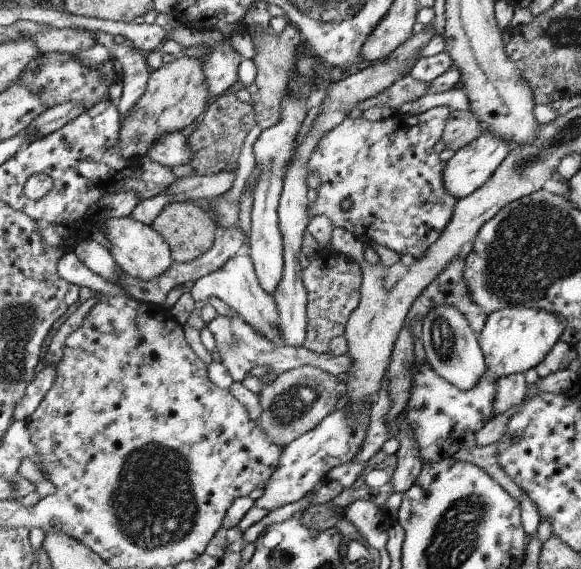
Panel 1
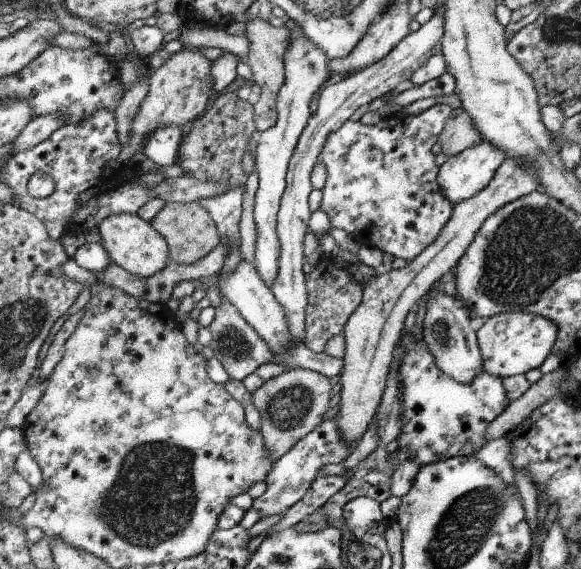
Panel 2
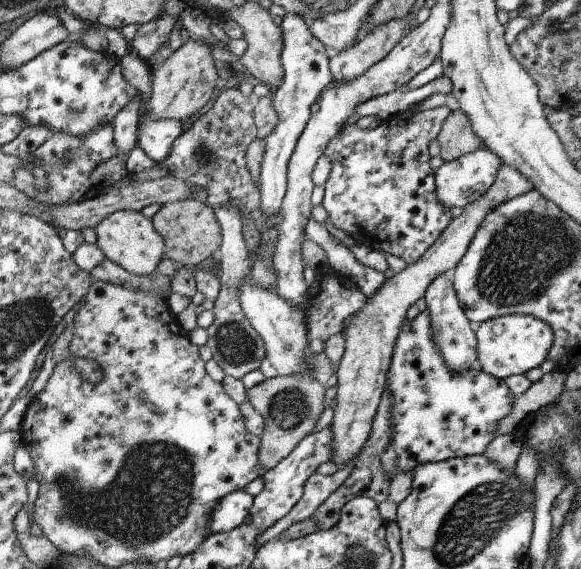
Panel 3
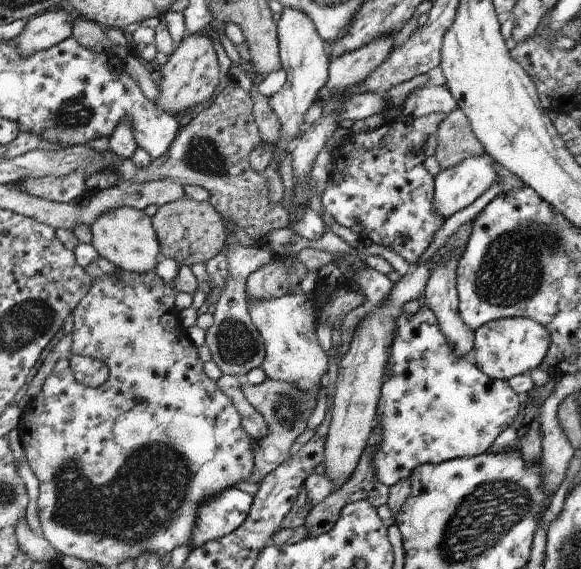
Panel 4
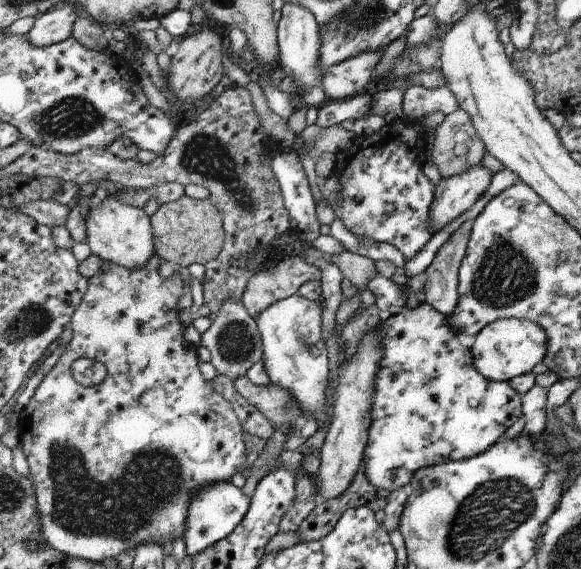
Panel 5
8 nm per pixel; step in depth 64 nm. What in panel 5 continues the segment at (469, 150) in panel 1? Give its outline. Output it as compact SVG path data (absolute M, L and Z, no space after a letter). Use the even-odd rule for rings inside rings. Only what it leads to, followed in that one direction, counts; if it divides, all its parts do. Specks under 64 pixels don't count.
M480 163L478 166L470 166L458 176L441 178L435 187L434 200L428 214L432 236L470 210L490 186L492 177L492 172Z

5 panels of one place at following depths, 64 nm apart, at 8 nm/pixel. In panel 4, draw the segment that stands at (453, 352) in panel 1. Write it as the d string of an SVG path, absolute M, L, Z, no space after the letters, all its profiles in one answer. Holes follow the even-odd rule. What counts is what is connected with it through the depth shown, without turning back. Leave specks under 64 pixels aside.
M464 249L460 250L460 256L448 256L444 262L434 266L434 270L432 270L426 284L425 302L430 310L433 310L436 314L438 326L444 332L444 338L448 338L448 344L454 346L454 352L458 356L464 356L464 354L471 356L475 344L475 332L469 331L468 326L464 324L464 320L458 316L459 296L456 288L456 269Z

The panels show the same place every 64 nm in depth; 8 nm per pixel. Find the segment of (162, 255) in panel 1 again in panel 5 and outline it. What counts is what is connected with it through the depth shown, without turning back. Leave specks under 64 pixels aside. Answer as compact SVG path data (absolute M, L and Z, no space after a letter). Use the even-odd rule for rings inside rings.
M95 194L82 202L84 207L84 218L86 223L86 242L92 249L92 255L96 255L103 260L112 262L113 266L123 267L127 270L146 266L155 254L154 233L151 227L151 217L142 208L130 206L126 202L122 202L120 198L114 198L113 195Z

